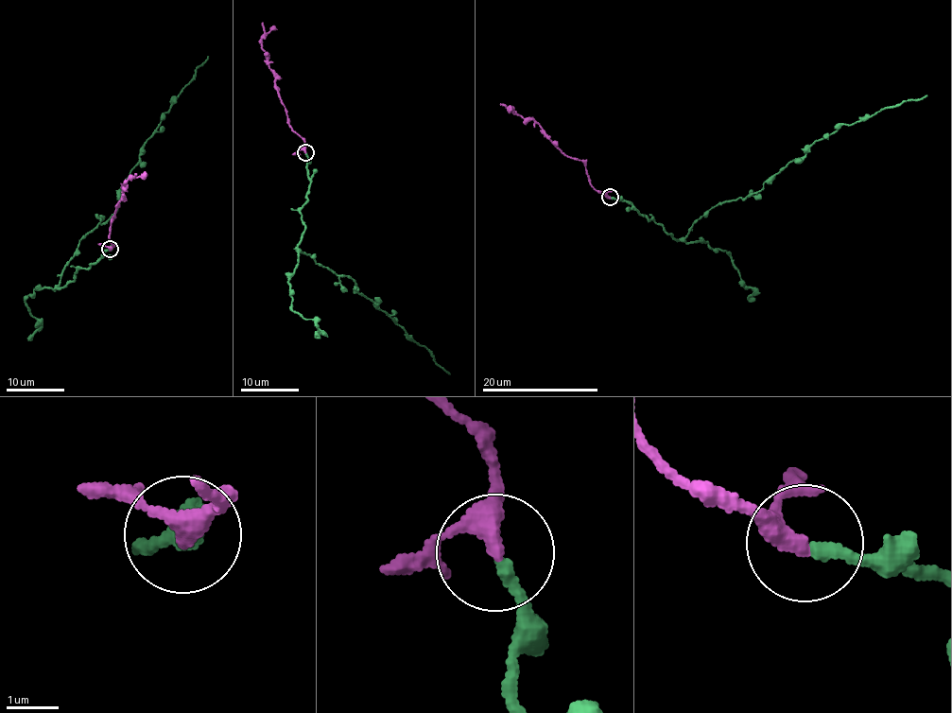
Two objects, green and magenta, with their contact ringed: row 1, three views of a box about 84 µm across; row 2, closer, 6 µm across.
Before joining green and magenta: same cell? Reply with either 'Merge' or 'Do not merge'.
Merge

